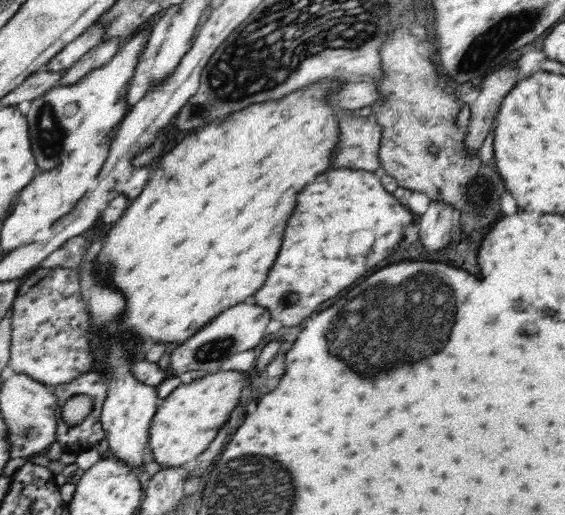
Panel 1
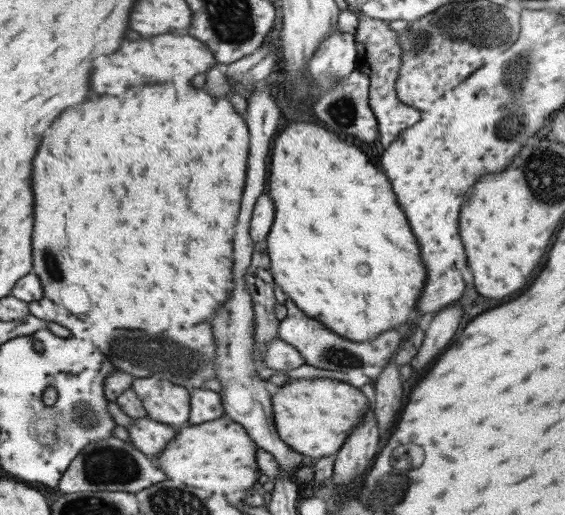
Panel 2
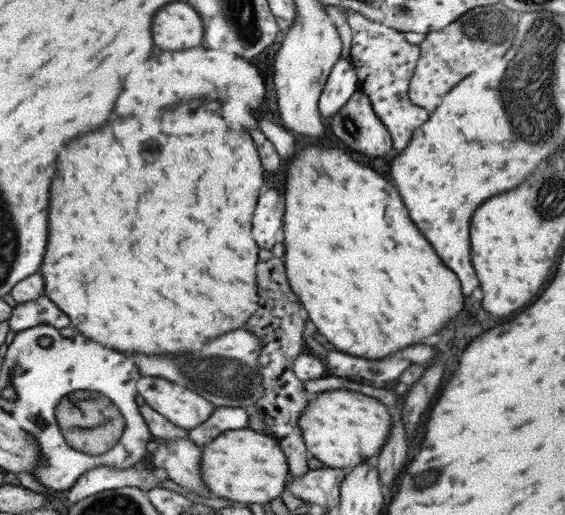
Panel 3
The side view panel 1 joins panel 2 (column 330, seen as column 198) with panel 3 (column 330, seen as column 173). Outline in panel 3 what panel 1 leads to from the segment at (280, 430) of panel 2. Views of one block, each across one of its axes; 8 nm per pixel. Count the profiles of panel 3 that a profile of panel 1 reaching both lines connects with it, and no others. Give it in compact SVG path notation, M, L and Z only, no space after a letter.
M347 389L325 391L308 402L298 418L306 449L326 467L352 470L370 456L378 456L392 428L392 410L376 398Z

